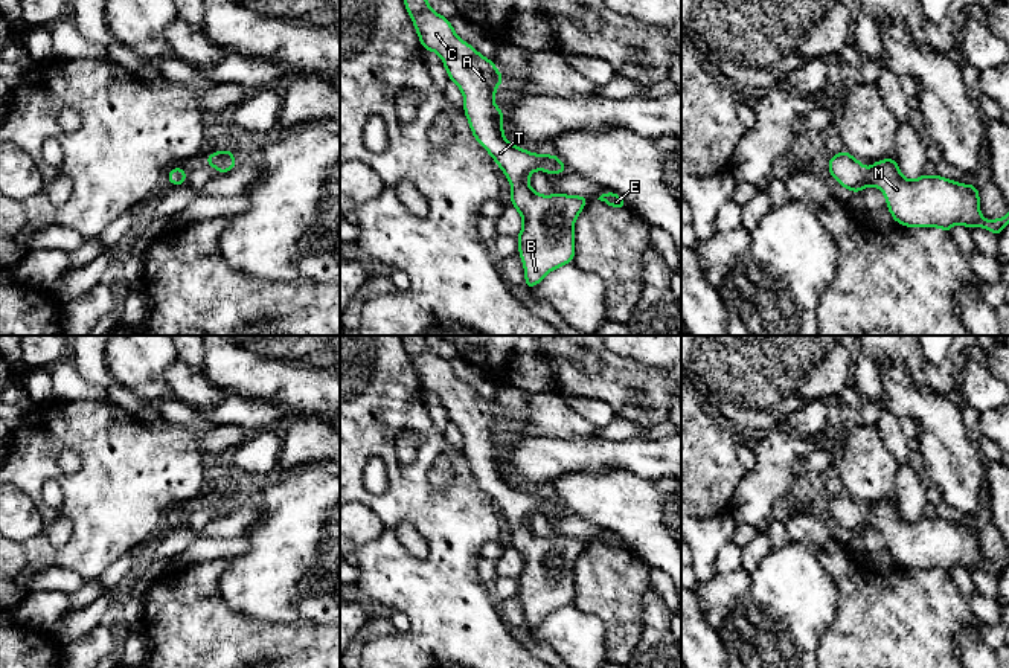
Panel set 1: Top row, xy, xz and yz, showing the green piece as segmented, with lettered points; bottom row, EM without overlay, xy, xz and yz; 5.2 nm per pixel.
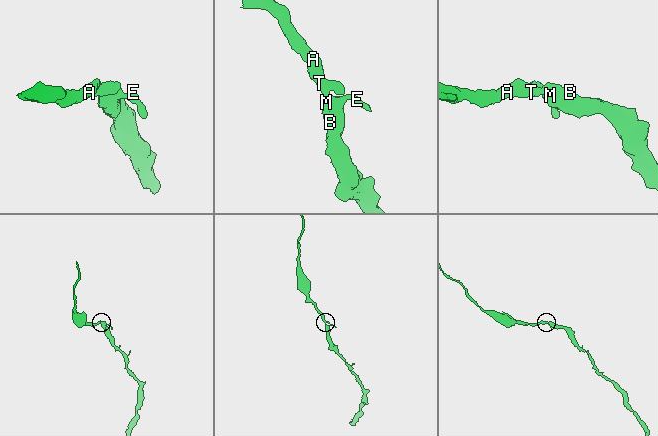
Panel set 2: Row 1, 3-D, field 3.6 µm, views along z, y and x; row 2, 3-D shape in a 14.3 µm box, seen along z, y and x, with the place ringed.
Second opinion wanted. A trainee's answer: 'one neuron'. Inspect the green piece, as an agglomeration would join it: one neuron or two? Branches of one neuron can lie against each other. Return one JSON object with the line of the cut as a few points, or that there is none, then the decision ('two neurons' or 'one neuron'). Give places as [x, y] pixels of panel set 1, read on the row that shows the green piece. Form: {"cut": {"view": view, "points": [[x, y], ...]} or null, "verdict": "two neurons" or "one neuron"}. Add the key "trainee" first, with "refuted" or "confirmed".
{"trainee": "confirmed", "cut": null, "verdict": "one neuron"}

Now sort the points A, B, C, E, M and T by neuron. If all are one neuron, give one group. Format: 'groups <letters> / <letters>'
groups A B C E M T

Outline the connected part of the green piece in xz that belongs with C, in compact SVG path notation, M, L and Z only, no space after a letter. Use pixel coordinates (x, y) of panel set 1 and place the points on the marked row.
M404 0L404 6L416 27L424 50L433 50L442 58L448 78L460 88L465 98L463 111L474 139L491 154L512 185L511 204L523 218L523 230L515 238L520 242L518 255L524 267L524 285L530 290L538 285L549 271L573 262L573 226L590 198L565 194L540 195L527 185L530 174L537 169L553 175L567 172L569 168L556 154L543 156L511 145L503 136L503 110L494 104L494 93L506 78L497 70L492 59L485 58L471 44L460 40L450 18L434 12L427 0Z

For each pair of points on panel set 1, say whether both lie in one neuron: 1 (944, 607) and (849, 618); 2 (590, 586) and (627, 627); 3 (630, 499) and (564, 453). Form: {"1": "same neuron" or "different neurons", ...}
{"1": "same neuron", "2": "same neuron", "3": "different neurons"}

